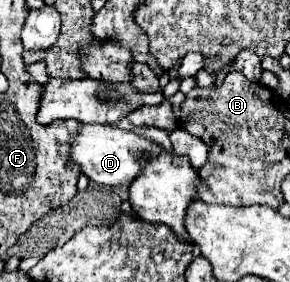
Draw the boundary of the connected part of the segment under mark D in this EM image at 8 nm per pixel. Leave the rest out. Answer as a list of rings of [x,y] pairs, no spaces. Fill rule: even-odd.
[[[88,124],[82,126],[80,134],[72,142],[72,160],[80,164],[82,172],[98,182],[100,186],[118,186],[118,184],[130,184],[134,182],[144,166],[148,164],[148,158],[160,154],[162,146],[142,134],[134,134],[128,130],[120,130],[118,126],[100,126],[100,124]]]

